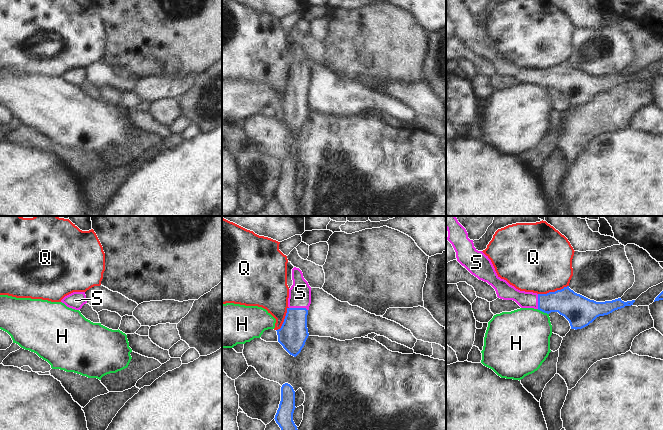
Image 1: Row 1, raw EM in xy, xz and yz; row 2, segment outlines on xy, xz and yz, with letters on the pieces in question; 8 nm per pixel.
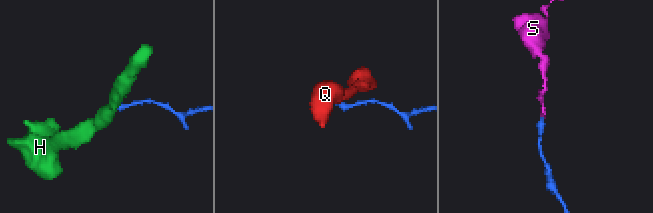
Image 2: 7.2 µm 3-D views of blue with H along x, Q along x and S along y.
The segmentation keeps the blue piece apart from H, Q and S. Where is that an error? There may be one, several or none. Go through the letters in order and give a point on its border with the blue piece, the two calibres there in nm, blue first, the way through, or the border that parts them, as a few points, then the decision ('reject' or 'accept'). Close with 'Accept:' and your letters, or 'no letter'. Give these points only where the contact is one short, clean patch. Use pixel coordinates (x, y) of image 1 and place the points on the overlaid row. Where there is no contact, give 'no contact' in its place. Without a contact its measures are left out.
H: contact yz (543, 311); calibres 220 and 440 nm; border yz (537, 309), (548, 314); reject
Q: contact yz (553, 292); calibres 240 and 480 nm; border yz (568, 285), (554, 291), (538, 294); reject
S: contact xz (298, 308); calibres 240 and 180 nm; way xz (292, 335), (298, 308), (300, 292); accept
Accept: S

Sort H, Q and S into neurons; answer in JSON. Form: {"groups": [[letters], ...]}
{"groups": [["H"], ["Q"], ["S"]]}

